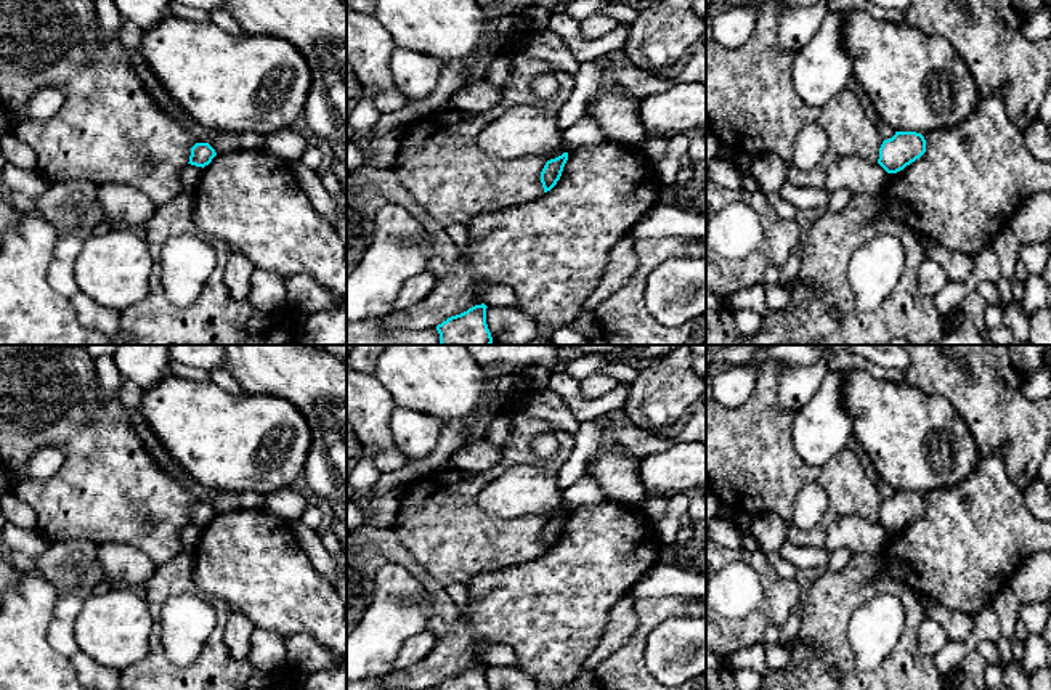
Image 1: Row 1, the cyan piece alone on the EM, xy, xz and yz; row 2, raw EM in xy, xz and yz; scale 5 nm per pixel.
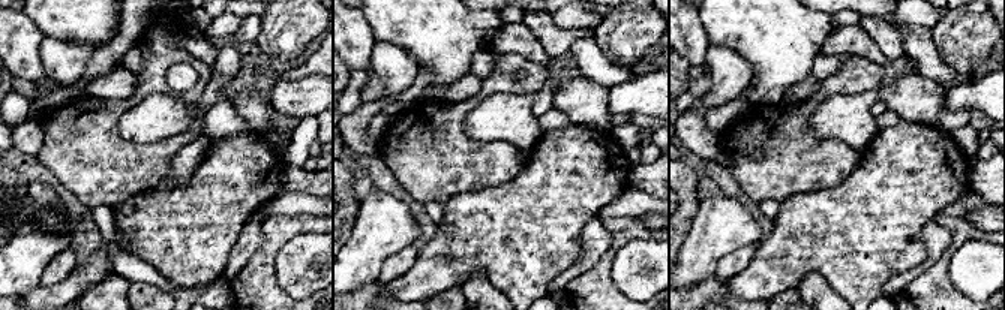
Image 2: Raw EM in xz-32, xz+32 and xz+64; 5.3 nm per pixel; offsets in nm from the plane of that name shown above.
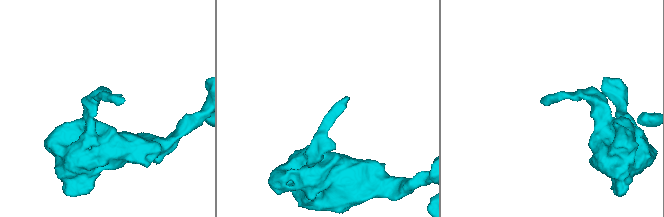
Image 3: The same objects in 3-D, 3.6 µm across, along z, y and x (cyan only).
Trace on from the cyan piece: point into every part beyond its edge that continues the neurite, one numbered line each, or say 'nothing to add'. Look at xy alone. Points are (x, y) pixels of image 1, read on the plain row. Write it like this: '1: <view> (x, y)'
nothing to add

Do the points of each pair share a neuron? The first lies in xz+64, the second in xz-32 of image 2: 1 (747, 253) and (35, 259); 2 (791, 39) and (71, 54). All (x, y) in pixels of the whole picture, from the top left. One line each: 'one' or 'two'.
1: two
2: two

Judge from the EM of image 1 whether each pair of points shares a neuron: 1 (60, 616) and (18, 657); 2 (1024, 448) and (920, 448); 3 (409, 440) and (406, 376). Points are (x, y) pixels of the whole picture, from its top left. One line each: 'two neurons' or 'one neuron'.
1: two neurons
2: two neurons
3: two neurons

